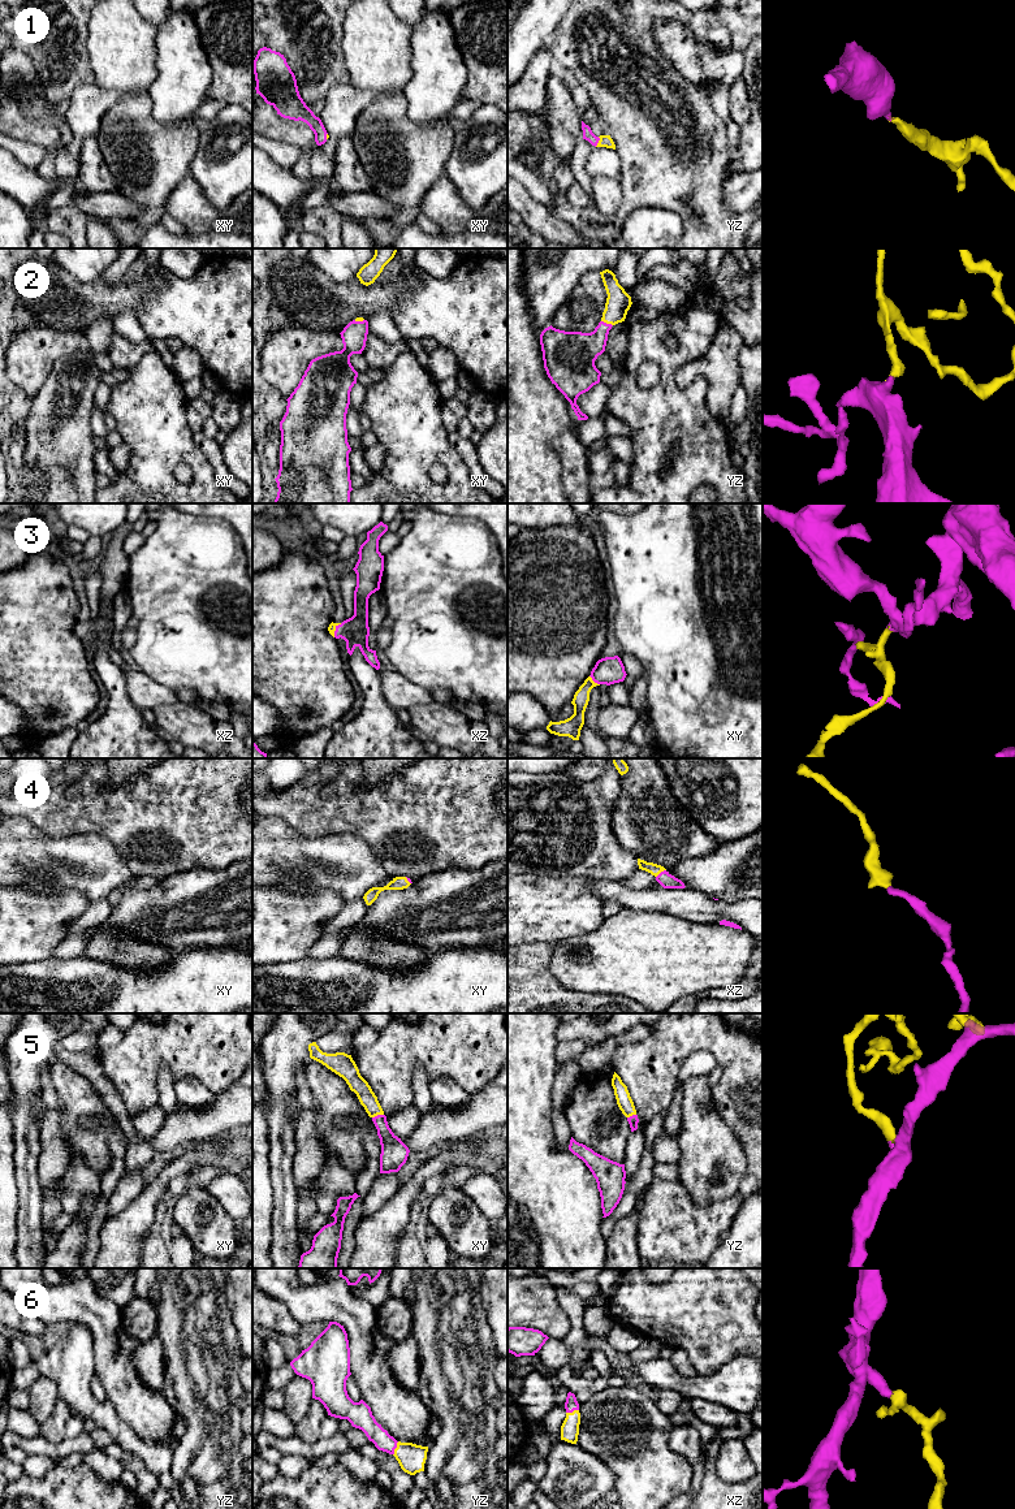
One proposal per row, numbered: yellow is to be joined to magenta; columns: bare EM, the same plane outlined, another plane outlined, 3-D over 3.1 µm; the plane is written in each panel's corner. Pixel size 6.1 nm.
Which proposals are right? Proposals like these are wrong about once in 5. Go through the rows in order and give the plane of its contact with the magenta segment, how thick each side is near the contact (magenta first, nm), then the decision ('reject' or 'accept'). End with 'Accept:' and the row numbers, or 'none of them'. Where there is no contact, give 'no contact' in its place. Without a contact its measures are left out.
1: contact in yz; calibres 70 and 80 nm; accept
2: contact in yz; calibres 240 and 160 nm; accept
3: contact in xy; calibres 170 and 100 nm; accept
4: contact in xz; calibres 90 and 70 nm; accept
5: contact in xy; calibres 160 and 110 nm; accept
6: contact in yz; calibres 120 and 170 nm; accept
Accept: 1, 2, 3, 4, 5, 6

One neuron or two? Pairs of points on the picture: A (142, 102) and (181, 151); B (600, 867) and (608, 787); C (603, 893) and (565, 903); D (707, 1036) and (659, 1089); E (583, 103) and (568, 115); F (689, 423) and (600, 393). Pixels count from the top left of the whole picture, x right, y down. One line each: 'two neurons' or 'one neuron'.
A: one neuron
B: one neuron
C: two neurons
D: one neuron
E: two neurons
F: two neurons

